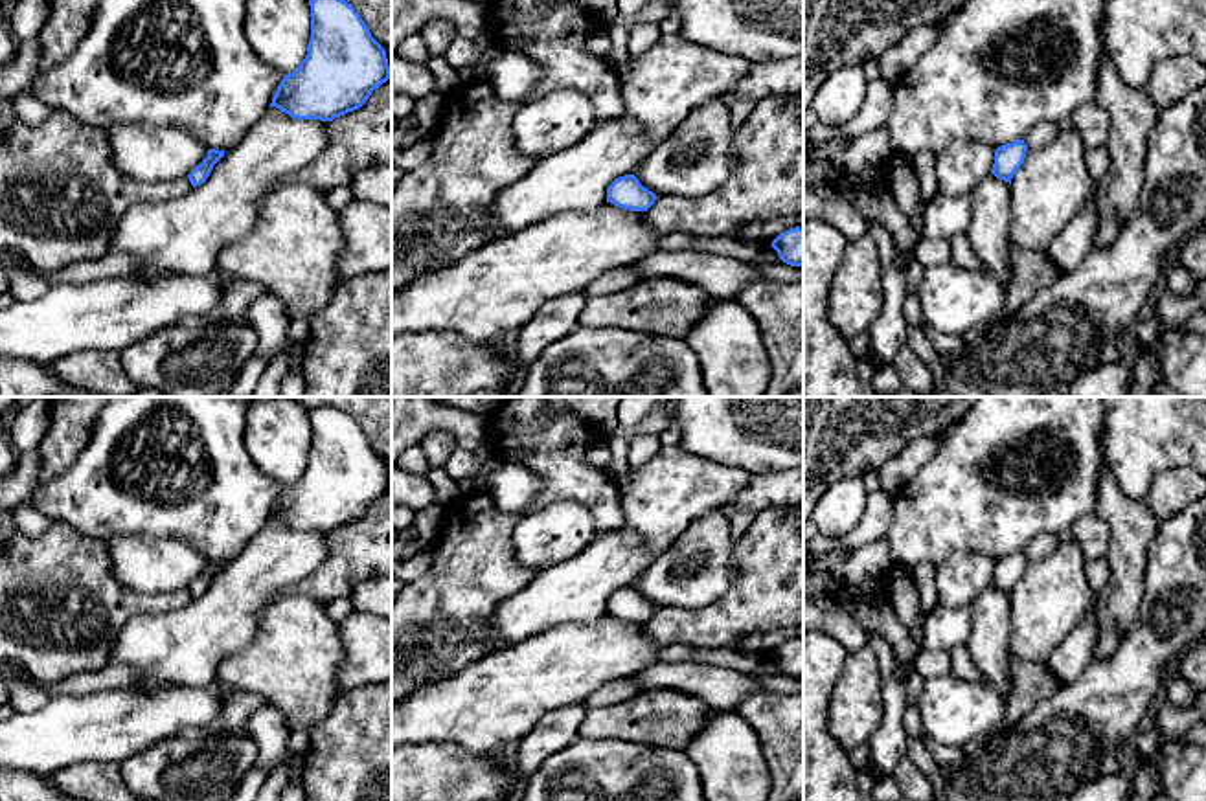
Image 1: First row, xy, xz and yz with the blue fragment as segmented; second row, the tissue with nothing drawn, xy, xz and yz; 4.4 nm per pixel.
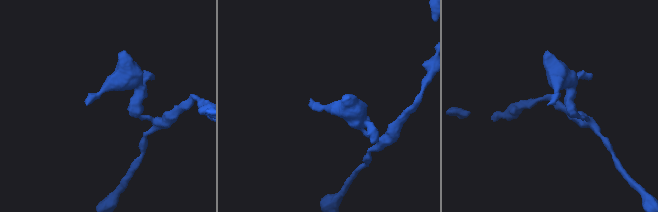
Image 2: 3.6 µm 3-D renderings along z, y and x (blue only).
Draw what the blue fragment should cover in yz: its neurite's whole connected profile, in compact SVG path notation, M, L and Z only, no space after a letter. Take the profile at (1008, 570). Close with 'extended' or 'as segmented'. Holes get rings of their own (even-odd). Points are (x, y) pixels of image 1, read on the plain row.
M1017 551L1013 555L1006 555L995 562L995 575L991 584L1011 595L1013 586L1018 582L1018 579L1024 575L1028 564L1028 557L1024 551Z; as segmented

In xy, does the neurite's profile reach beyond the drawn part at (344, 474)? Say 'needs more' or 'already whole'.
already whole

